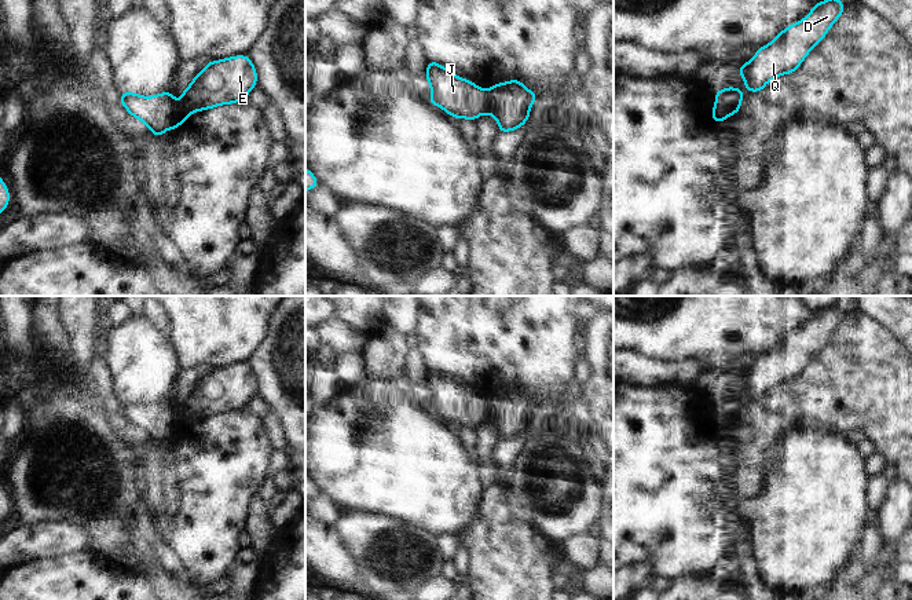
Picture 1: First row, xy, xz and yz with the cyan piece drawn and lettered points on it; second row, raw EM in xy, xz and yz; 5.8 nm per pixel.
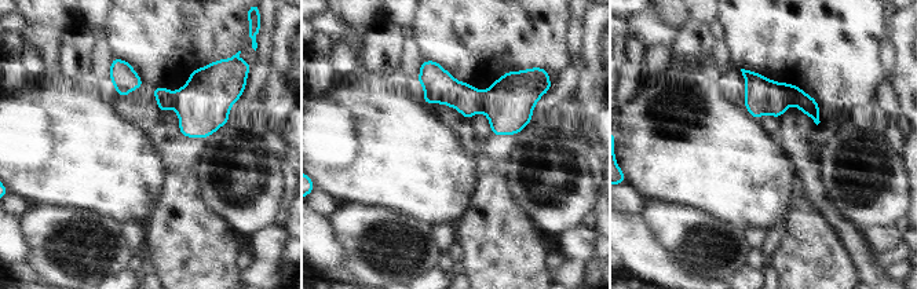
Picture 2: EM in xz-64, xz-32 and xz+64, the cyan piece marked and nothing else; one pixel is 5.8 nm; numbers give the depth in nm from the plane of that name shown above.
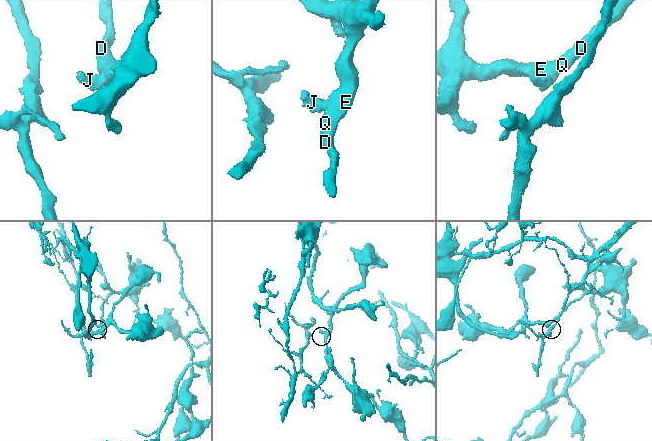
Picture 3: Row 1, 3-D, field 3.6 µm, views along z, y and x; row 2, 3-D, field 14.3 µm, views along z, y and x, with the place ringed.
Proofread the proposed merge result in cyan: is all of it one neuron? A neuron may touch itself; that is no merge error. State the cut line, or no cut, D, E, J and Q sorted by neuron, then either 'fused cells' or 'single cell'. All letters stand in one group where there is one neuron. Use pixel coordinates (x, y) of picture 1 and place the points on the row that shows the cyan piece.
cut in xz along (490, 90), (484, 112); D E Q / J; fused cells

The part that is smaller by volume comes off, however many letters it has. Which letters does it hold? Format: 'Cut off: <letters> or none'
Cut off: J

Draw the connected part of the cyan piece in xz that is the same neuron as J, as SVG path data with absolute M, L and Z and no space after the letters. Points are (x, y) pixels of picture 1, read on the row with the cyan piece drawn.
M428 61L424 76L431 87L431 98L428 99L428 103L443 109L448 116L457 120L468 118L476 121L487 111L490 89L479 88L473 80L461 78L454 72L435 61Z

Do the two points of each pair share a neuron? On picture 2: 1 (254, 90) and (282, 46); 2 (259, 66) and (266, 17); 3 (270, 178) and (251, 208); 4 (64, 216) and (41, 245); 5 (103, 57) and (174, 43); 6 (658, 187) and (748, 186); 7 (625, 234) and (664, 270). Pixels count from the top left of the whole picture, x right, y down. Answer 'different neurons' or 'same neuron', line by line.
1: different neurons
2: same neuron
3: same neuron
4: same neuron
5: different neurons
6: same neuron
7: same neuron

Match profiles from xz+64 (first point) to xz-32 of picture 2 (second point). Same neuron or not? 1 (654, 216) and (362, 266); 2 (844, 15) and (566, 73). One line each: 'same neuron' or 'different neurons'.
1: same neuron
2: different neurons

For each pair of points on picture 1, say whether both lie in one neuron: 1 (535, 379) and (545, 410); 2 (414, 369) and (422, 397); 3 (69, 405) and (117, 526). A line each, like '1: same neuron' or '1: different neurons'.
1: different neurons
2: same neuron
3: same neuron

